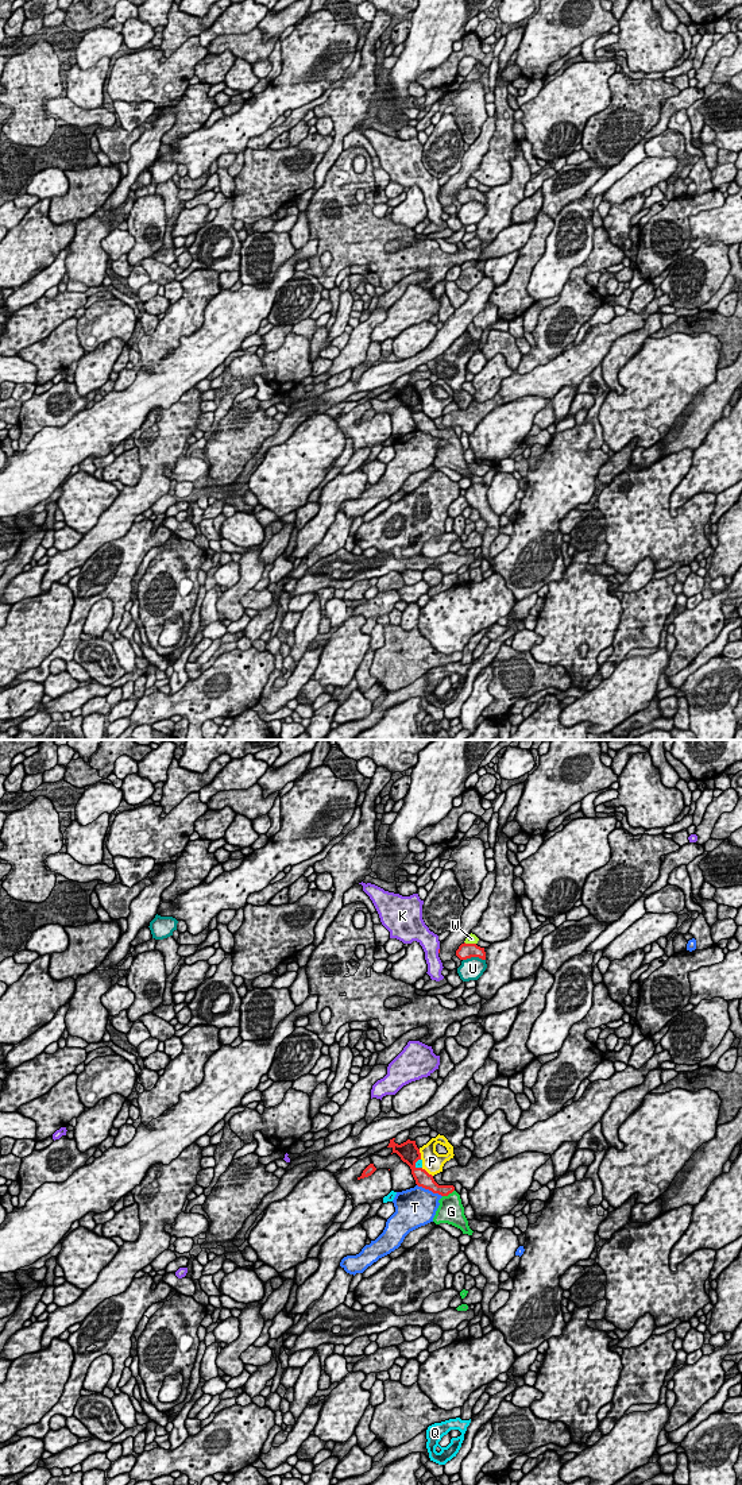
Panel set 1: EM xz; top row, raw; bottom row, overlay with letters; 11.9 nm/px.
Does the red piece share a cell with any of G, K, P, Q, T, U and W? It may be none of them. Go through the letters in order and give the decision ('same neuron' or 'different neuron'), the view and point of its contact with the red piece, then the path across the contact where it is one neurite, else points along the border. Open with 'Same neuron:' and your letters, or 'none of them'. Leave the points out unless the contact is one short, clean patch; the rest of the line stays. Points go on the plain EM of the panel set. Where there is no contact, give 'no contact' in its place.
Same neuron: G
G: same neuron | xz (448, 438) | across xz (431, 428), (448, 438), (451, 455)
K: different neuron | xz (439, 195)
P: different neuron | xz (425, 415)
Q: different neuron | xz (414, 408) | along xz (420, 402), (416, 407), (416, 412)
T: different neuron | xz (429, 434)
U: different neuron | xz (474, 200)
W: different neuron | xz (470, 188)

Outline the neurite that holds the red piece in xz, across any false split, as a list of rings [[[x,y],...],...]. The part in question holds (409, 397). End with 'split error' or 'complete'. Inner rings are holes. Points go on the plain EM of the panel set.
[[[395,382],[390,383],[387,392],[391,392],[393,397],[397,397],[401,404],[410,410],[416,428],[443,440],[438,444],[440,450],[436,455],[433,466],[436,468],[452,468],[460,472],[463,478],[472,479],[474,475],[468,470],[460,439],[455,435],[455,431],[438,429],[432,418],[429,418],[425,413],[416,410],[416,406],[421,404],[421,397],[416,389],[416,385],[407,383],[406,386],[398,389],[394,386],[394,383]]]; split error

